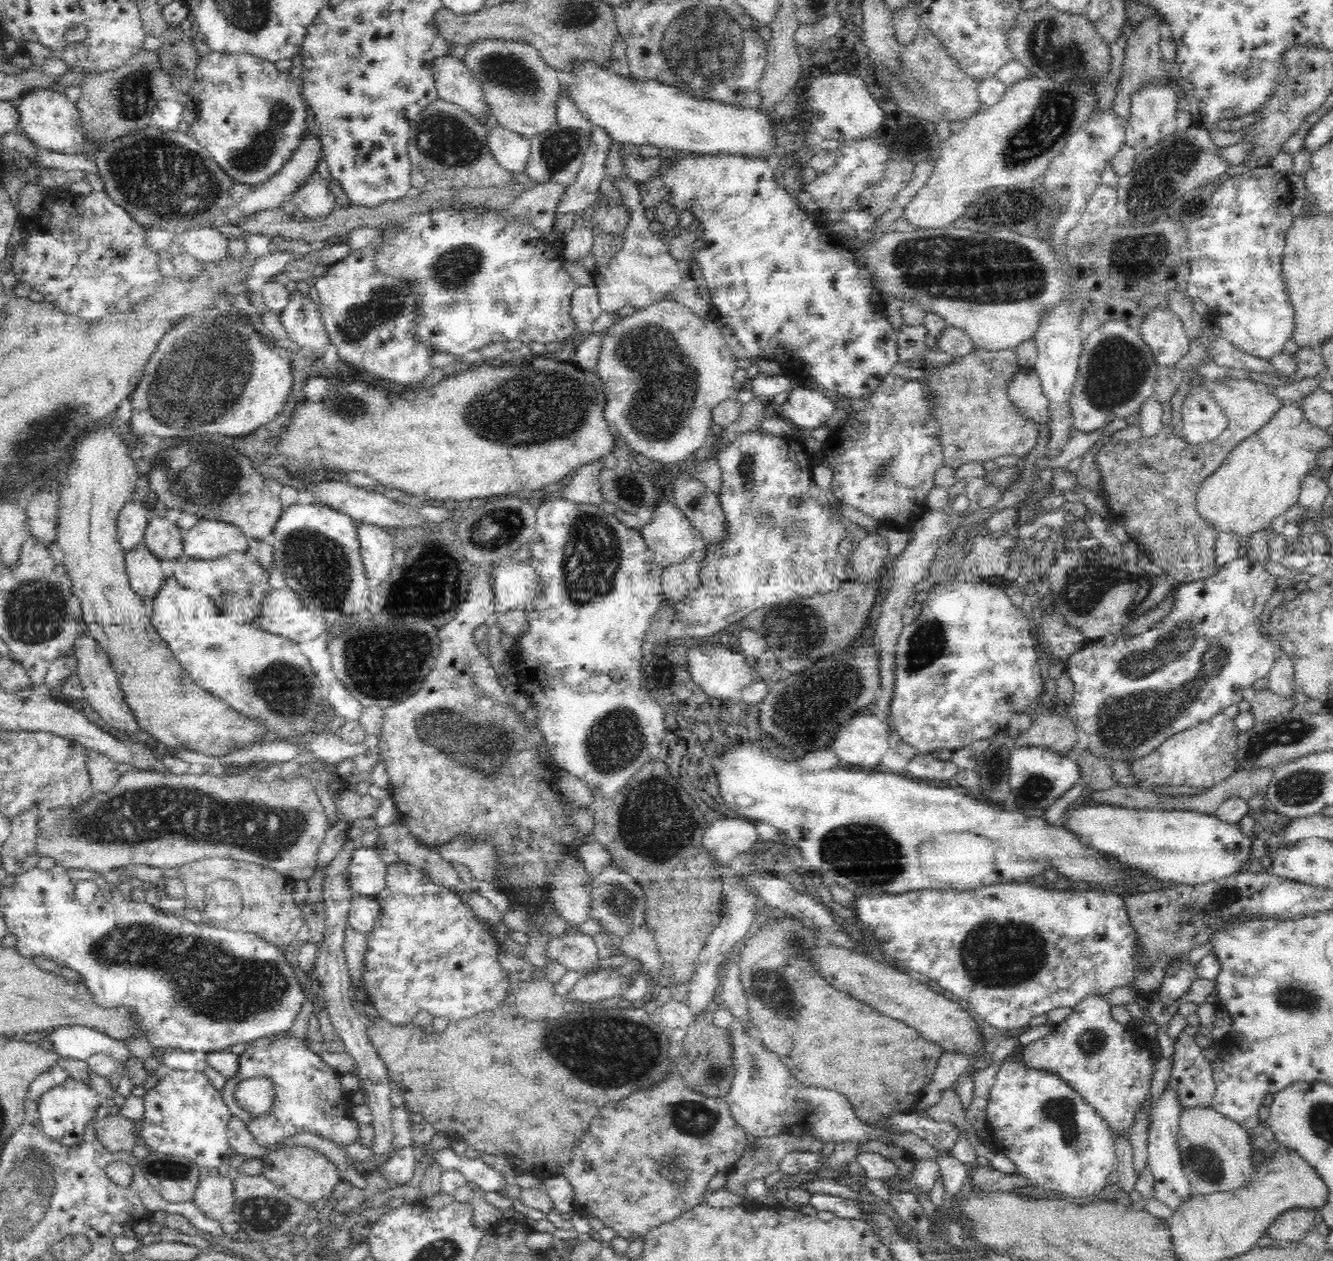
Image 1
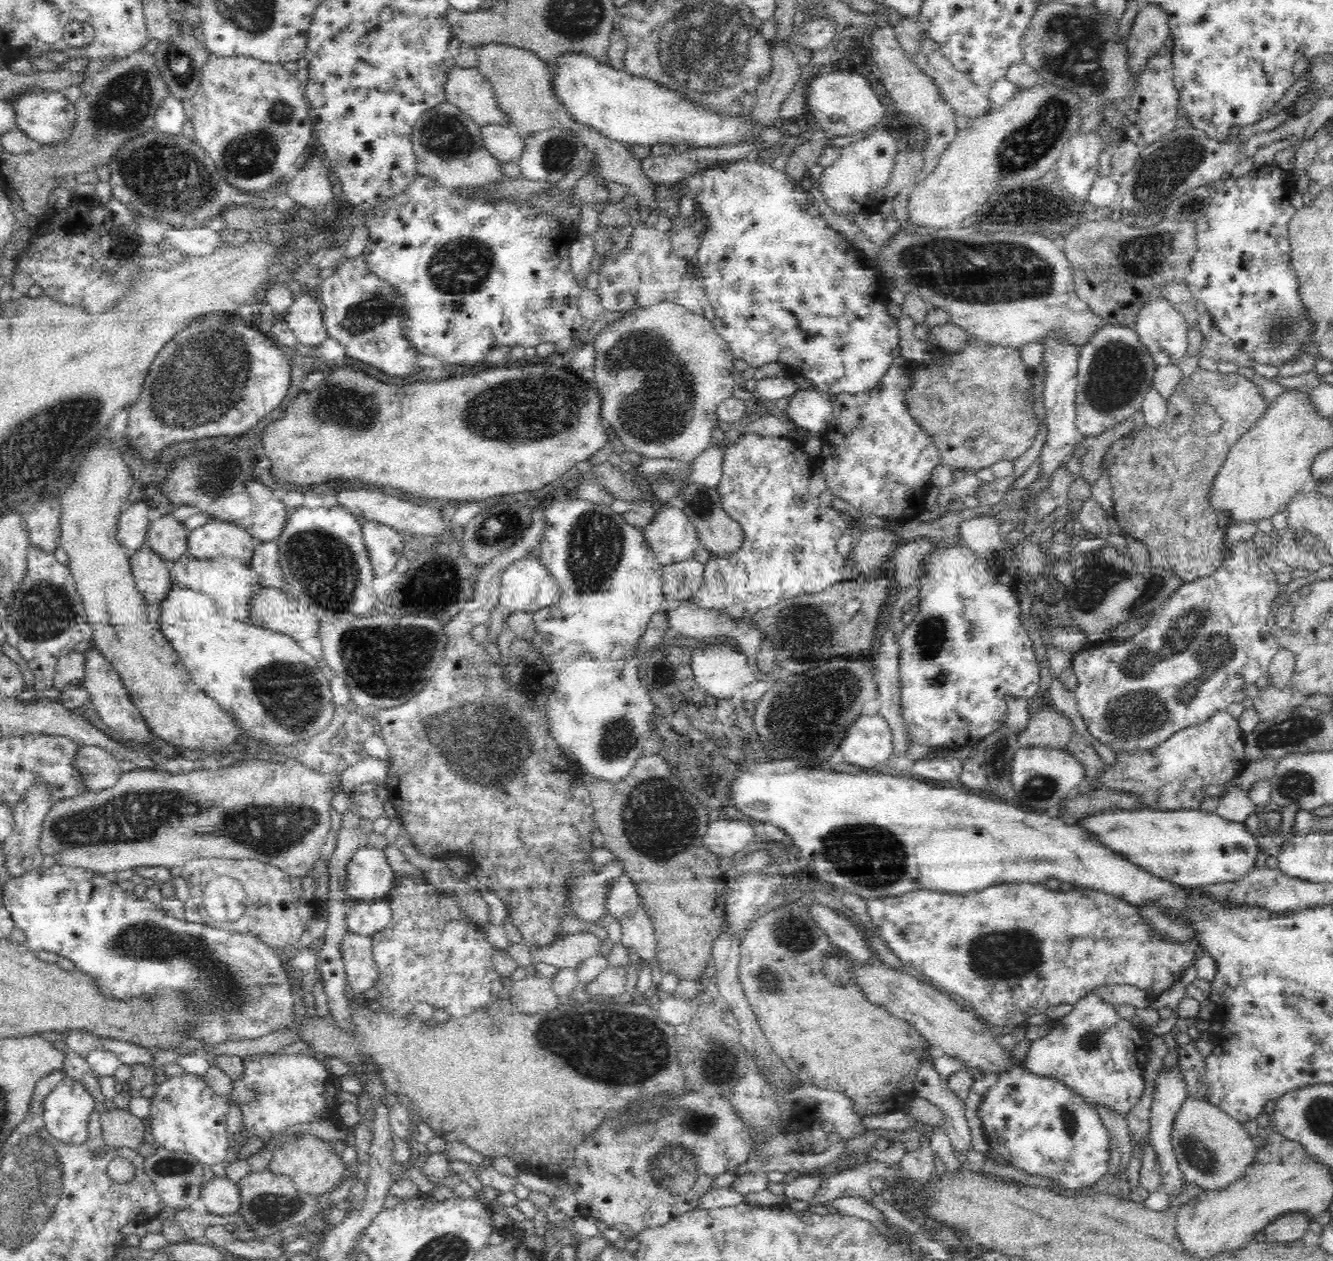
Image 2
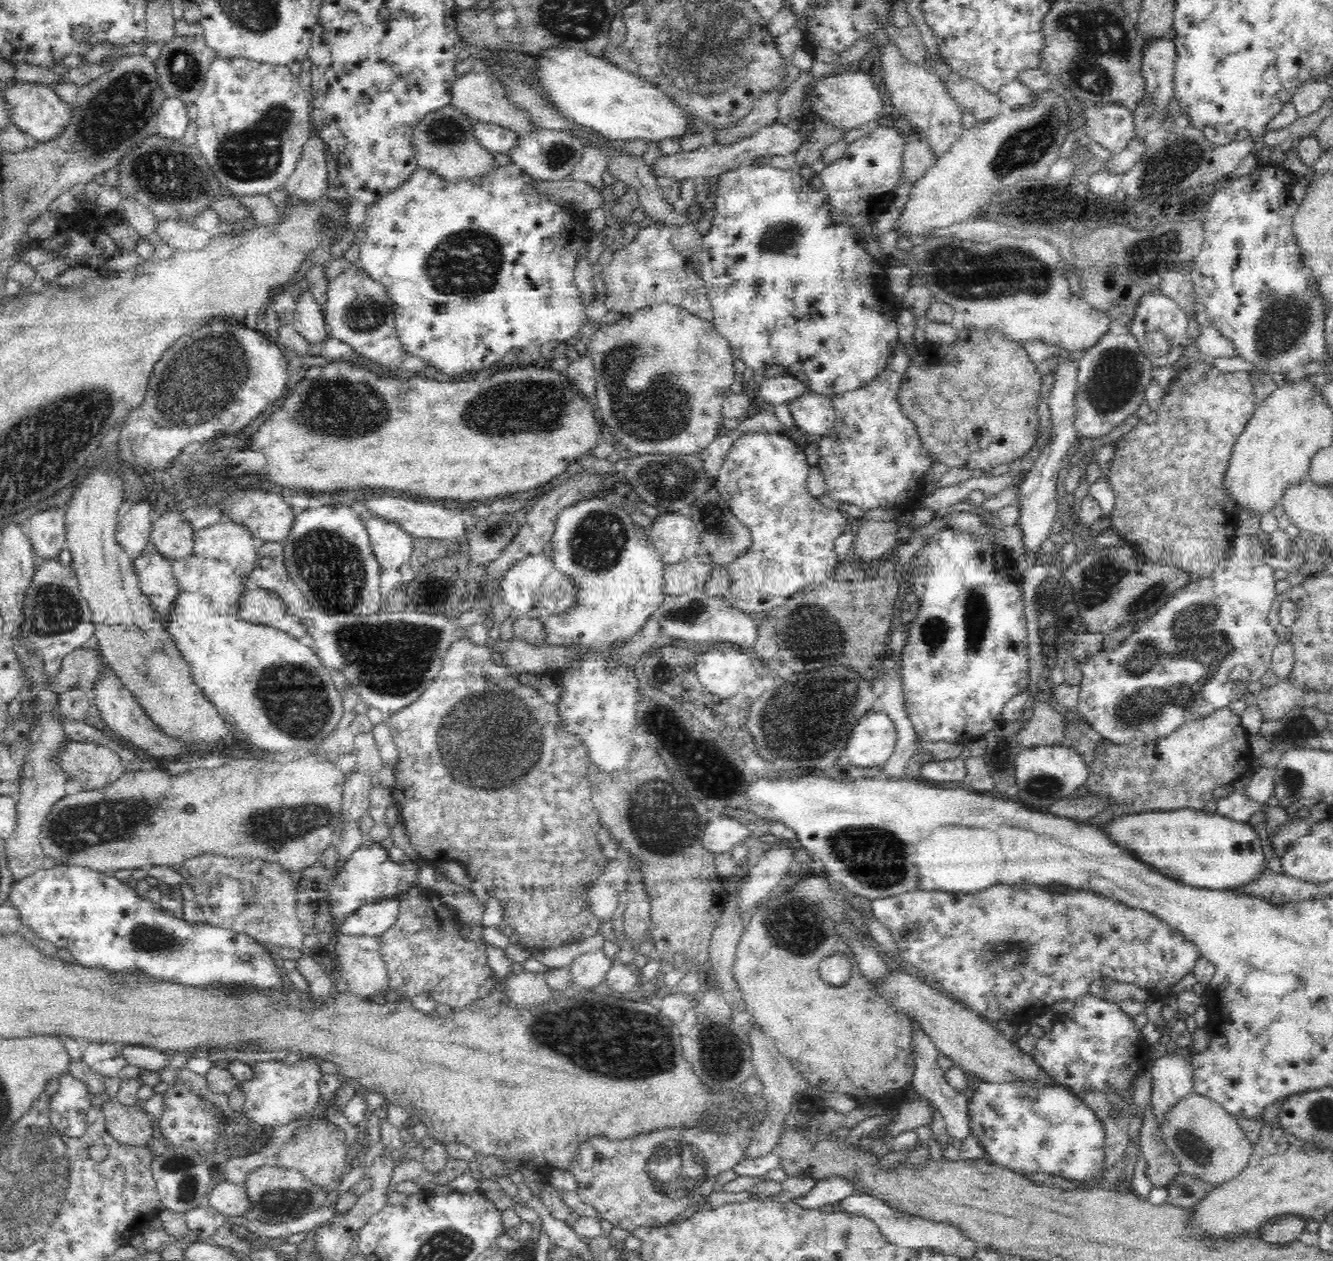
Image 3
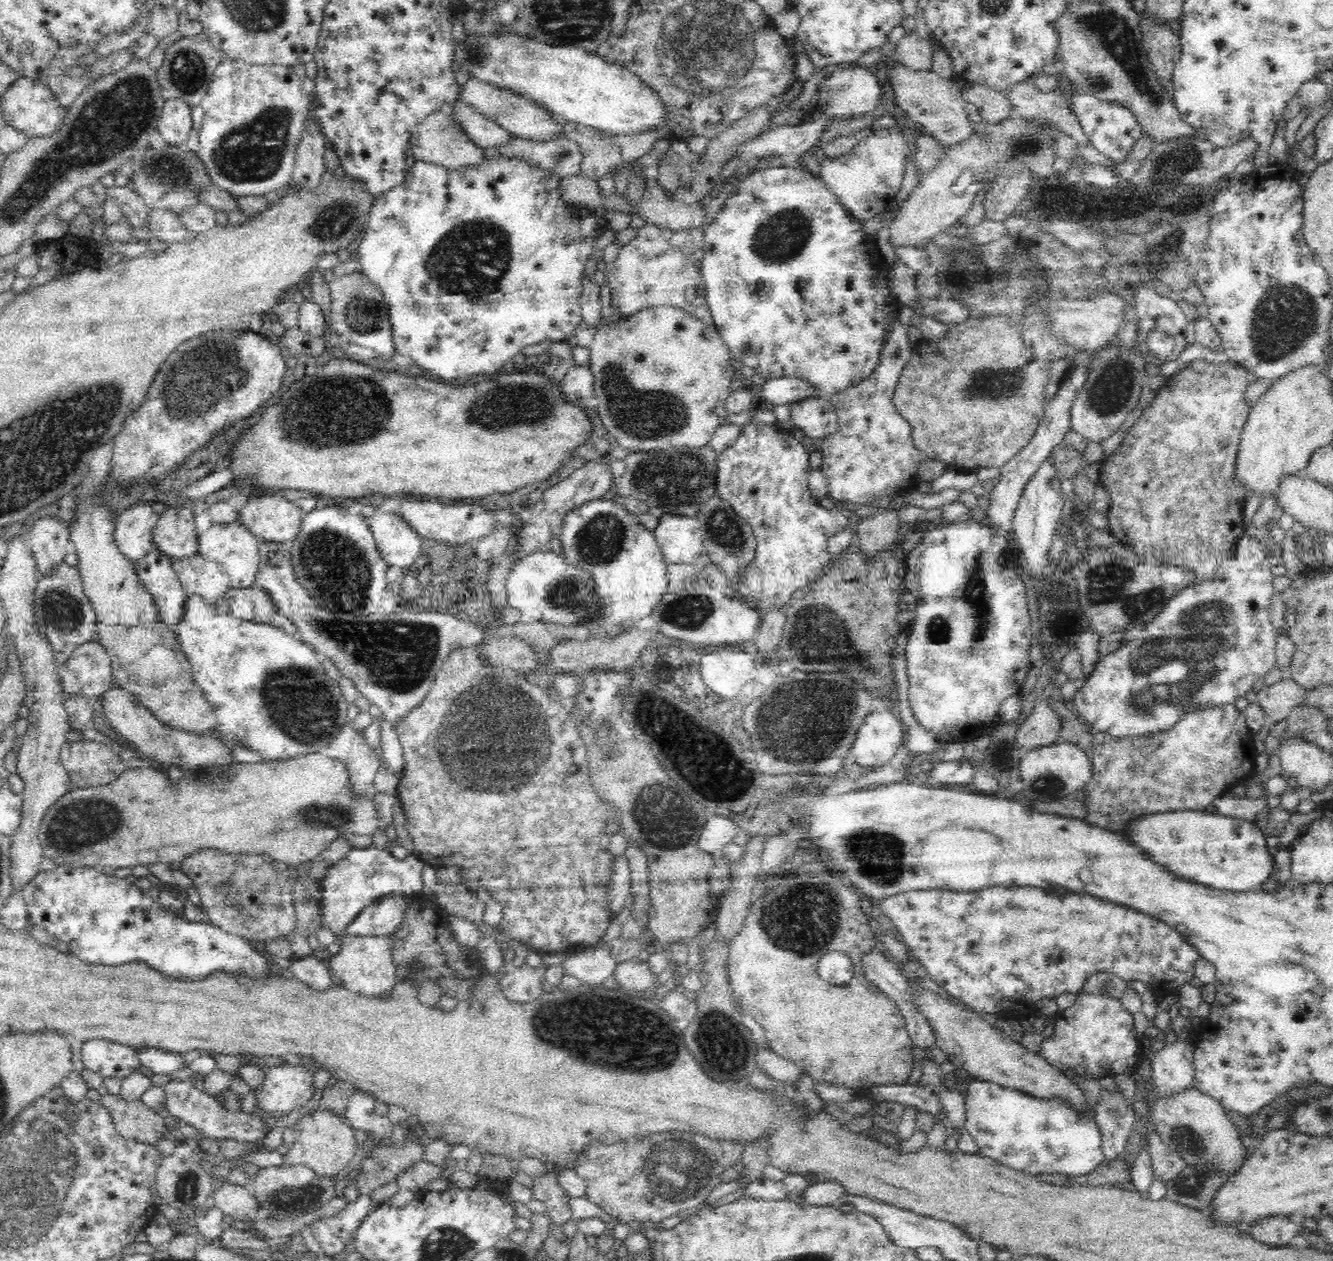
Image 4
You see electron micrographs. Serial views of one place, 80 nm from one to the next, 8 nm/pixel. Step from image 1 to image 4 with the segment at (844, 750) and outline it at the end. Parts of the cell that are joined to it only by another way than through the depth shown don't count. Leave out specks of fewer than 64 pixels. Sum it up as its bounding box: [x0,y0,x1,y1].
[849,708,906,768]

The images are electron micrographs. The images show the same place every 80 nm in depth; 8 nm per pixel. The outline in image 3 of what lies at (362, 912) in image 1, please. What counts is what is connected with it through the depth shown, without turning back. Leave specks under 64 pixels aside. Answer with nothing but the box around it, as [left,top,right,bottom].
[337,897,401,937]

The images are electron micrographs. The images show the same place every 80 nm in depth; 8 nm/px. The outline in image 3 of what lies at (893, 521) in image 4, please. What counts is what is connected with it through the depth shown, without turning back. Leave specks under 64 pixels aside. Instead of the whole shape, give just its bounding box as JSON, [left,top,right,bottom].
[850,520,901,563]

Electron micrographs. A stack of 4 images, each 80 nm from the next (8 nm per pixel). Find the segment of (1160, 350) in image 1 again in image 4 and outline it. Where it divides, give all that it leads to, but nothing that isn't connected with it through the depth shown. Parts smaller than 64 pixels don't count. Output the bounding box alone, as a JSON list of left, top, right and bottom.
[1133,286,1188,366]

